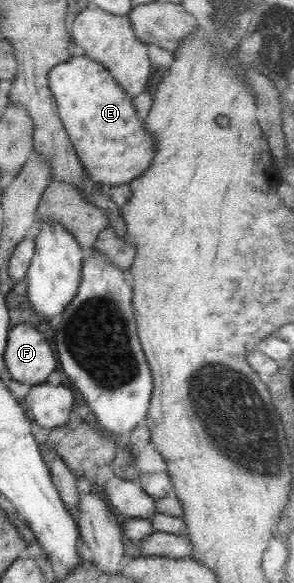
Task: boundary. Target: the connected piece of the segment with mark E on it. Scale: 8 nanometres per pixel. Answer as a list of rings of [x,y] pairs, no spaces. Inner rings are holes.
[[[85,55],[69,57],[47,73],[62,128],[90,181],[100,186],[127,184],[138,177],[152,159],[151,135],[137,117],[132,99],[99,64]]]

